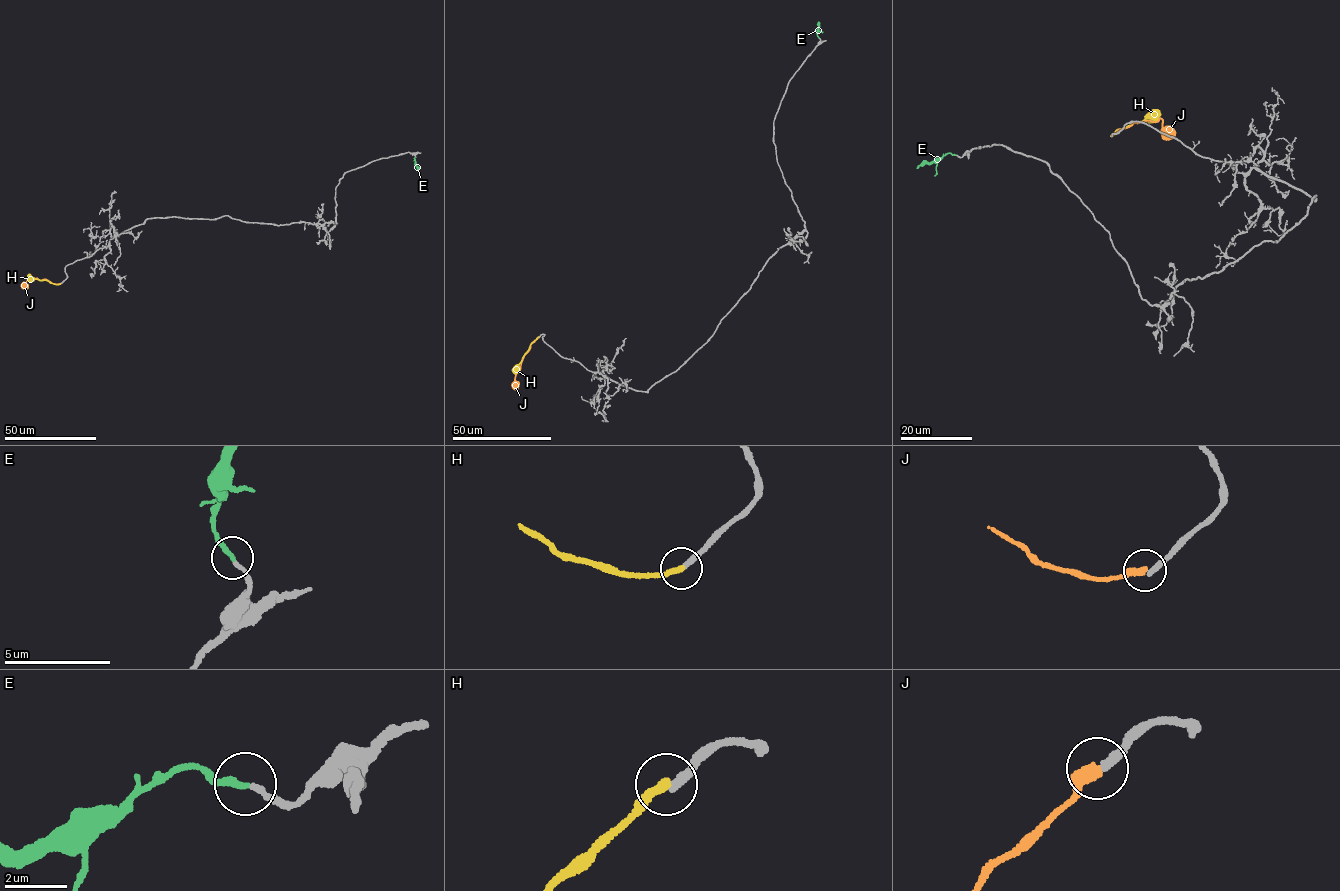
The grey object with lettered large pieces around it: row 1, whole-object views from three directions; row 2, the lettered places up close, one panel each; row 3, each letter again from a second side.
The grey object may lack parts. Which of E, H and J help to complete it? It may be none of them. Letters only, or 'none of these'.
E, H

